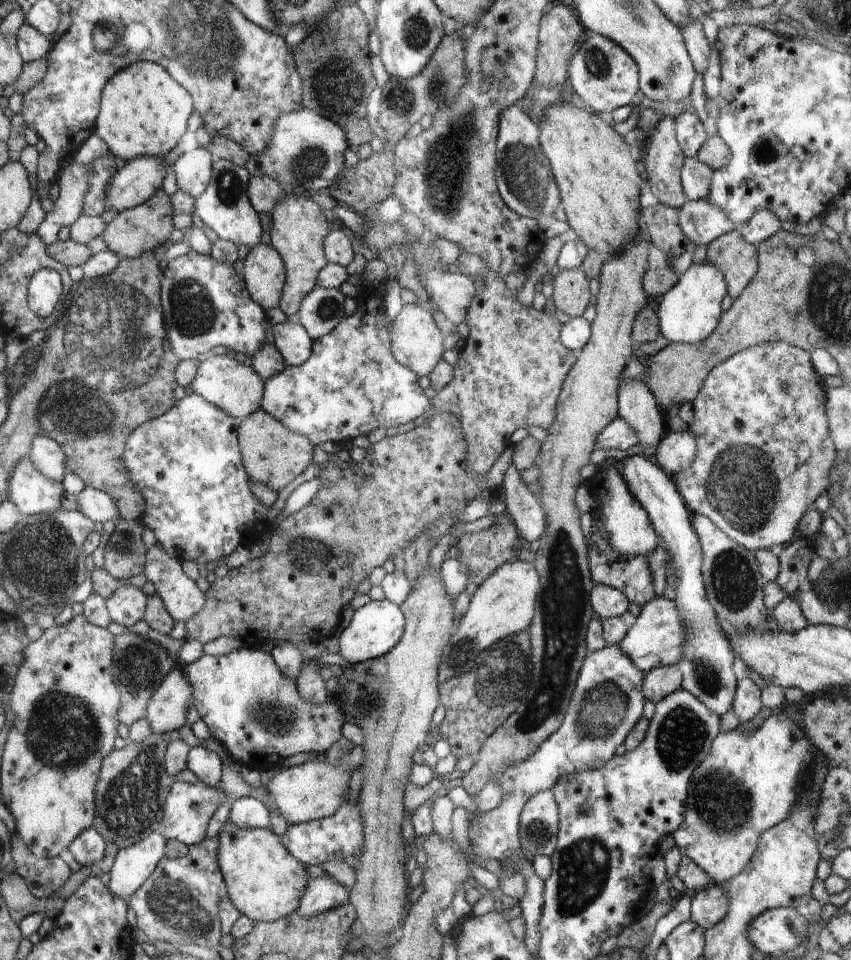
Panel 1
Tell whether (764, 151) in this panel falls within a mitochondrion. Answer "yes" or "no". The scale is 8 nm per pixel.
yes

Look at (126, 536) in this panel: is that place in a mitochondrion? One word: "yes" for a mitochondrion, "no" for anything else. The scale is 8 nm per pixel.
no

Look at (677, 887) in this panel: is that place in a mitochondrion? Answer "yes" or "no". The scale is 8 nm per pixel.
no

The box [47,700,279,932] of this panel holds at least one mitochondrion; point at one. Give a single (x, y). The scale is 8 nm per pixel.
(131, 801)

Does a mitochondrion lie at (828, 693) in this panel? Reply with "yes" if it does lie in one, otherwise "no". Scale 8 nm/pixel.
no

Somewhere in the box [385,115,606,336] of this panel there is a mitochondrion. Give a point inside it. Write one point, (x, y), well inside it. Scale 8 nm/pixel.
(525, 174)

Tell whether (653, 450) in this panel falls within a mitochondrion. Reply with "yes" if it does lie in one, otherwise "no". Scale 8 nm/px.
no

